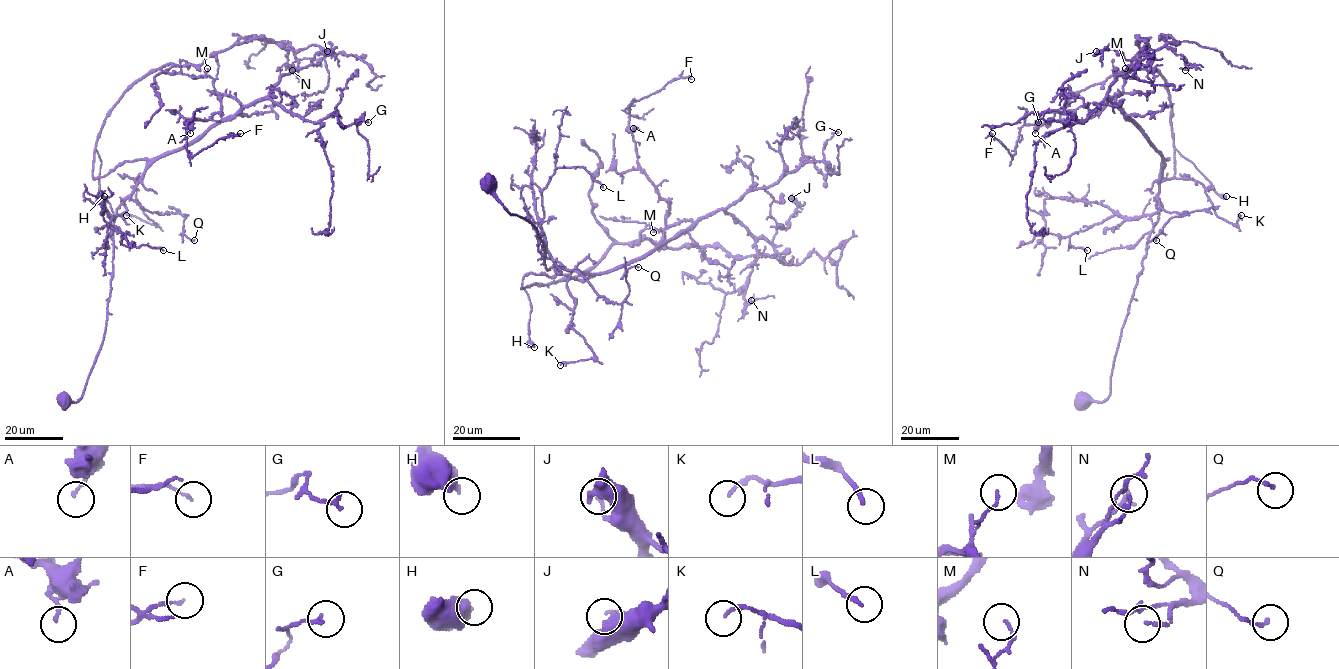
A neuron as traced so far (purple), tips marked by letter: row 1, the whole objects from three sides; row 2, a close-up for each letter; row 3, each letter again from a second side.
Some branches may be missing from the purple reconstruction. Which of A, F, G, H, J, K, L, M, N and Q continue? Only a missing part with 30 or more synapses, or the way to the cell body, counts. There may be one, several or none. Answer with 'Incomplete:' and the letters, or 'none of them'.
Incomplete: none of them

